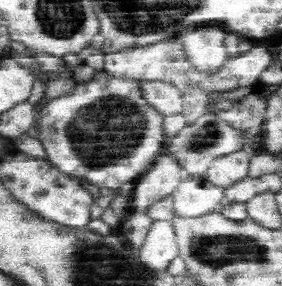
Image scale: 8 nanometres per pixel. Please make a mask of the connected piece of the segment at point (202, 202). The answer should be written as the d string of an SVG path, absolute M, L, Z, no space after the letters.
M184 177L173 192L175 216L198 218L218 211L224 196L224 189L212 184L205 177Z

